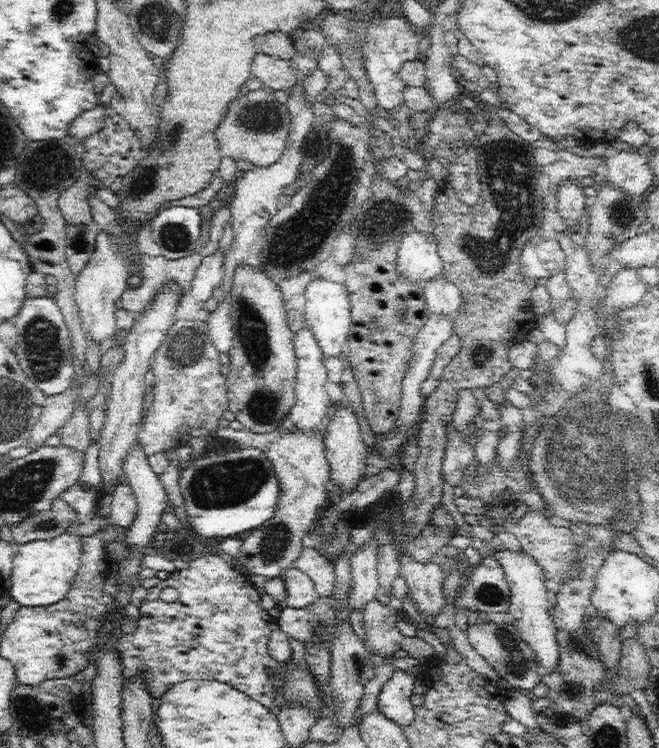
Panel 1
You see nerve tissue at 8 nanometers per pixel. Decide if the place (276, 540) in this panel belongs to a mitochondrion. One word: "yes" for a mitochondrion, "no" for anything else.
yes

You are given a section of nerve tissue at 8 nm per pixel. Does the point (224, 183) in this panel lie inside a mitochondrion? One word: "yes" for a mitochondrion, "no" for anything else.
no

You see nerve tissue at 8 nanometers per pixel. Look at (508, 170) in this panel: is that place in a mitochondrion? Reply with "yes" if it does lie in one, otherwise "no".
yes

